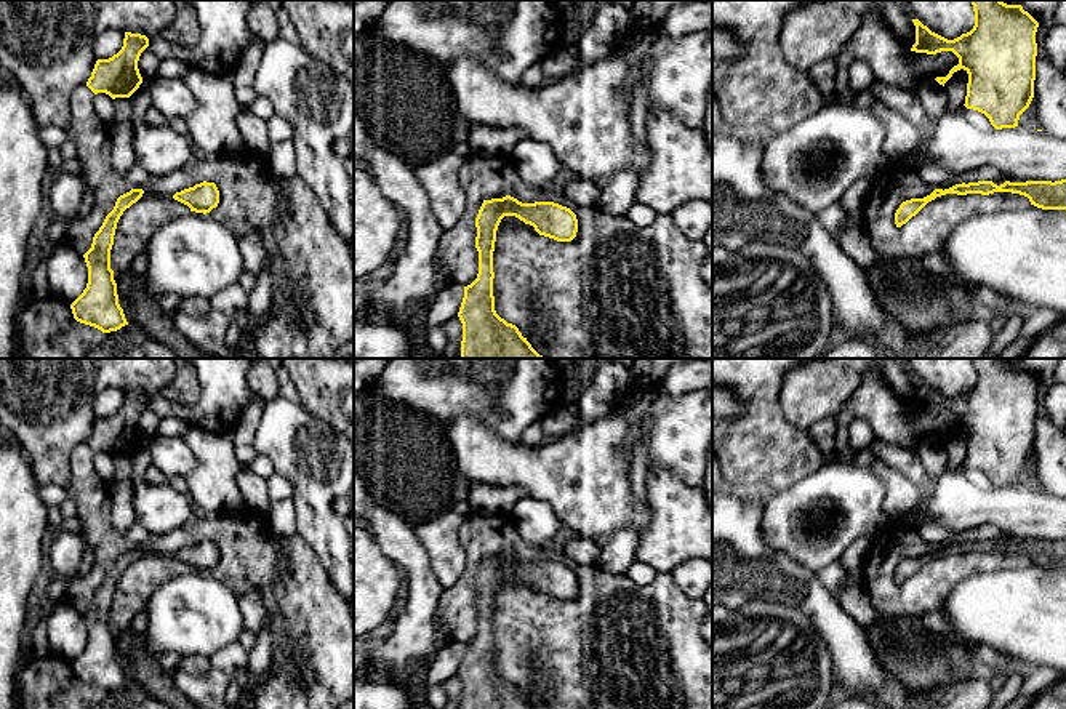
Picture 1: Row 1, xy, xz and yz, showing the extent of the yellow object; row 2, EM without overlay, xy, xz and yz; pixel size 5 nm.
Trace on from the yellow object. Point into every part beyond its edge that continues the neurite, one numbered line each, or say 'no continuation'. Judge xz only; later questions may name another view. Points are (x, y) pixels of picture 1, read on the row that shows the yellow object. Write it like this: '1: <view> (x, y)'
no continuation

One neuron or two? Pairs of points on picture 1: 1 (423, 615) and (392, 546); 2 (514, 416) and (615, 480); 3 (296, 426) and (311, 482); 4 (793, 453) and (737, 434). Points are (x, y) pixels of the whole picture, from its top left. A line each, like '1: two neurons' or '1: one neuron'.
1: one neuron
2: two neurons
3: one neuron
4: one neuron

